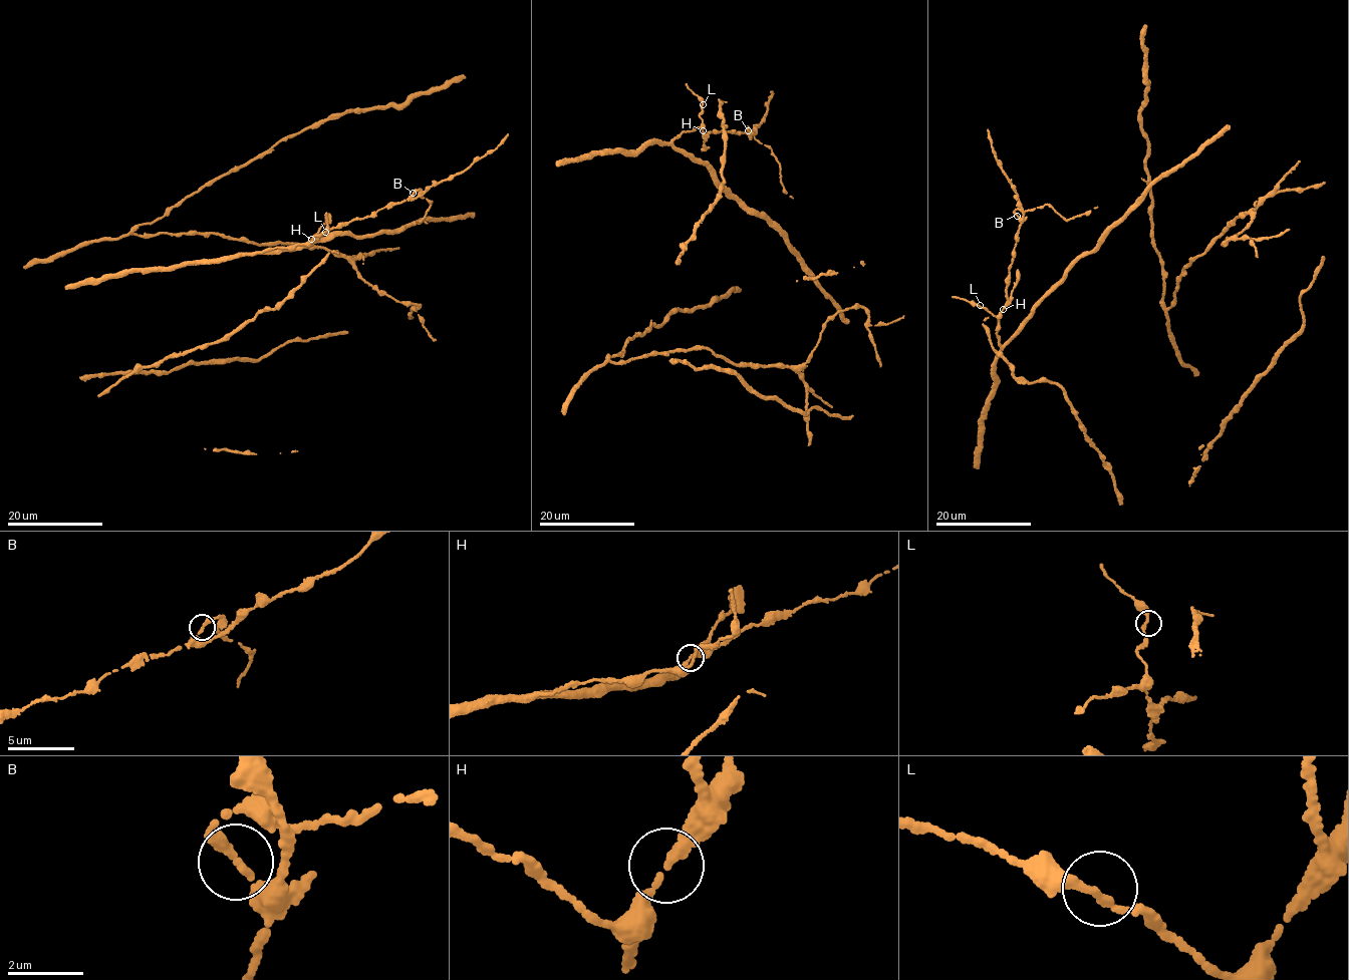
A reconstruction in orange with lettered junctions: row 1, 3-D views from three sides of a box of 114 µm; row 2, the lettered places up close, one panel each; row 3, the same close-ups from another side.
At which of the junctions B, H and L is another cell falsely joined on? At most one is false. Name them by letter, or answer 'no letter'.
B

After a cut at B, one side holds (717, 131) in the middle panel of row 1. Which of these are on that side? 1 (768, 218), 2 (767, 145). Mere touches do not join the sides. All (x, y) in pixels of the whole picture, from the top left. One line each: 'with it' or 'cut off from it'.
1: with it
2: cut off from it

